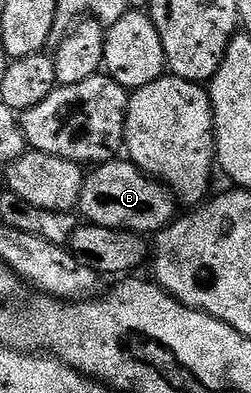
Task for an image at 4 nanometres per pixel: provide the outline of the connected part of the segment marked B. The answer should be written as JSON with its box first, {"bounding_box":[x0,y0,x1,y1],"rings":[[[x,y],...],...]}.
{"bounding_box":[78,161,177,233],"rings":[[[109,161],[99,164],[92,176],[85,178],[80,184],[78,211],[85,215],[89,224],[98,227],[109,227],[115,231],[131,231],[133,233],[159,233],[173,222],[177,214],[177,200],[163,183],[150,175],[145,175],[131,161]]]}

